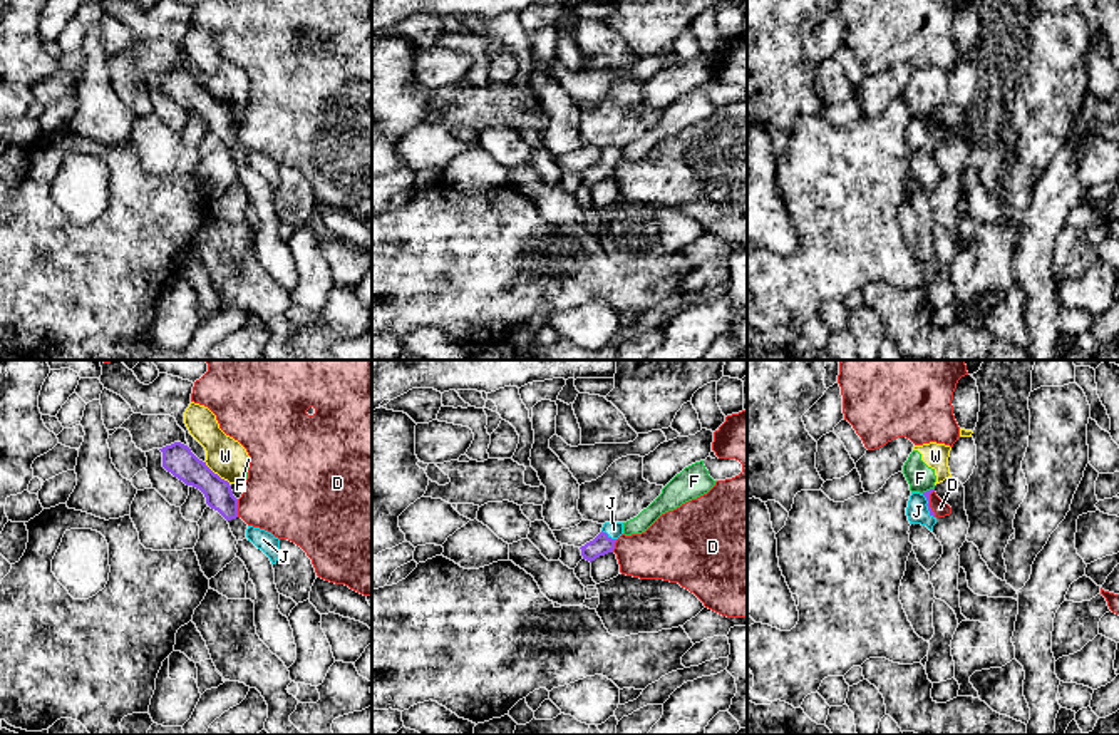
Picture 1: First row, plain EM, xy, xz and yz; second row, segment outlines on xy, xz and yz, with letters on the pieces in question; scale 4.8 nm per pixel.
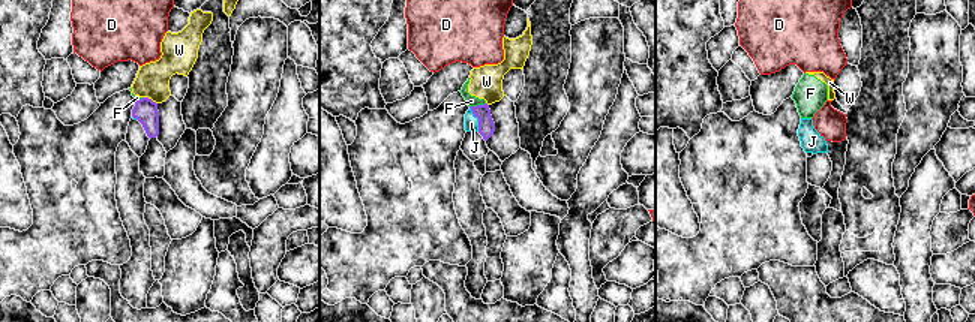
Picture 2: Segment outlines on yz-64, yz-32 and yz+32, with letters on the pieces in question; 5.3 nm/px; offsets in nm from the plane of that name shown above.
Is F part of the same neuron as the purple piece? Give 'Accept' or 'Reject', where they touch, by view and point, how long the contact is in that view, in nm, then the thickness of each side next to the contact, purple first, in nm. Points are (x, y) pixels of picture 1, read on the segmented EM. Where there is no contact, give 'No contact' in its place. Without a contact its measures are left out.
Reject. Touches purple at yz (927, 491). Shared border 70 nm. Thickness 30 nm (purple) against 130 nm

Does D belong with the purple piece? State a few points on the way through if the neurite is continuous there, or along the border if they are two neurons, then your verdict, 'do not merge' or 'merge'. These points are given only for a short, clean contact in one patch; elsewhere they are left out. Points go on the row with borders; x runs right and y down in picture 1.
do not merge

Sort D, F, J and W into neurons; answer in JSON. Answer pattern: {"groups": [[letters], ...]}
{"groups": [["D"], ["F", "W"], ["J"]]}

